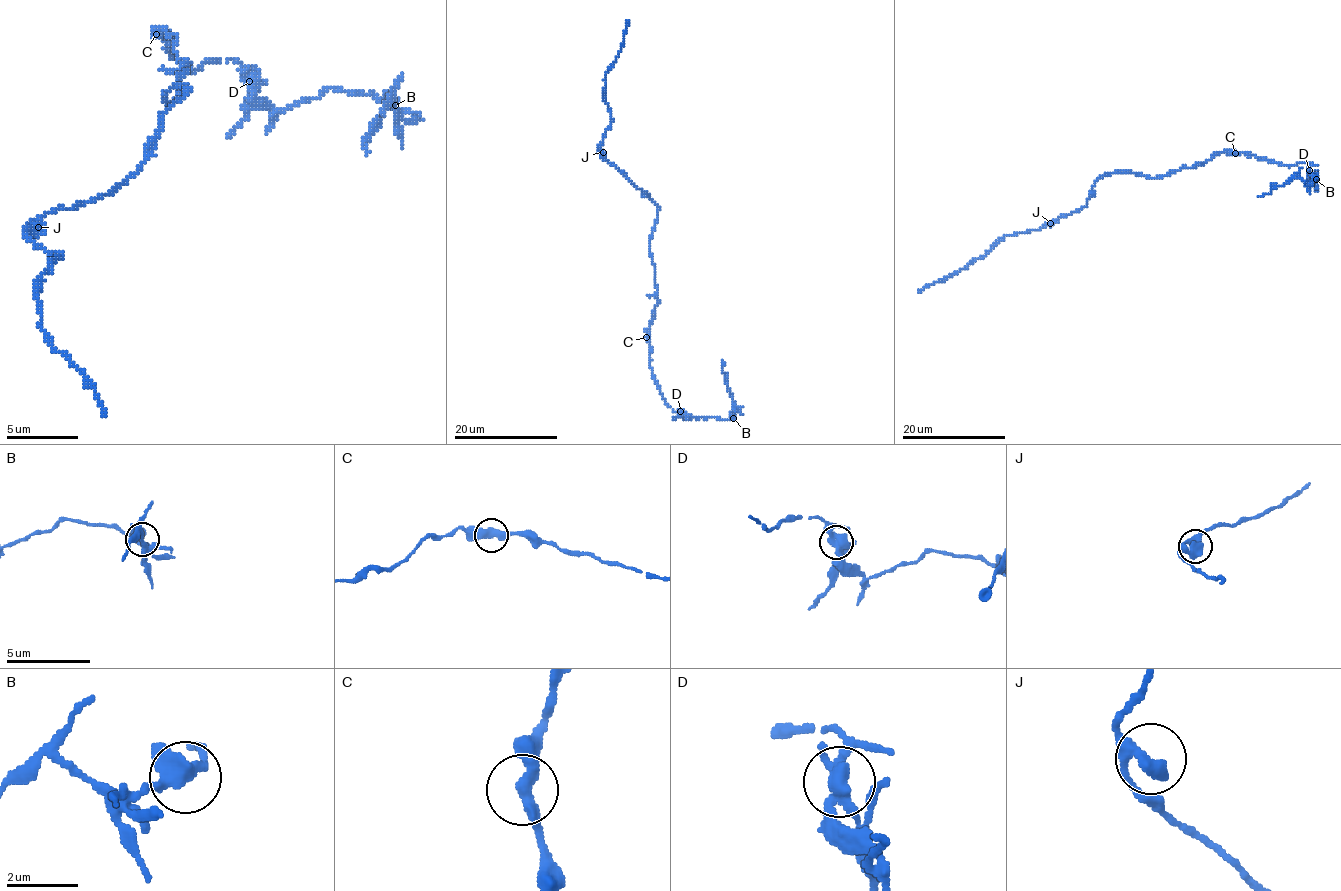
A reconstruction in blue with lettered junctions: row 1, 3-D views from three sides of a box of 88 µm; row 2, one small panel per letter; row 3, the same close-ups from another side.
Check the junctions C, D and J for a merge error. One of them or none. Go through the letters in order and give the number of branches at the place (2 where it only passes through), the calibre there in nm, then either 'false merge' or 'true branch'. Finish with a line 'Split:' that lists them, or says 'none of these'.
C: 2 branches meet; 400 nm thick; true branch
D: 4 branches meet; 360 nm thick; false merge
J: 2 branches meet; 420 nm thick; true branch
Split: D

